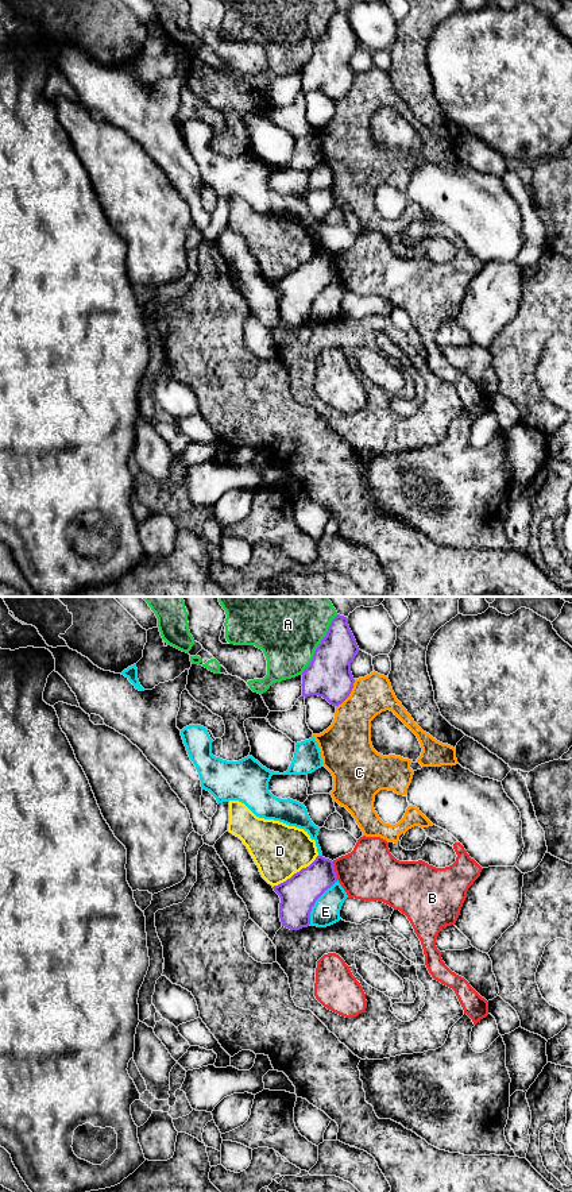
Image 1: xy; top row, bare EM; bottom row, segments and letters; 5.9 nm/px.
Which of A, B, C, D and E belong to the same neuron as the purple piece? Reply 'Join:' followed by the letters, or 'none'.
Join: none

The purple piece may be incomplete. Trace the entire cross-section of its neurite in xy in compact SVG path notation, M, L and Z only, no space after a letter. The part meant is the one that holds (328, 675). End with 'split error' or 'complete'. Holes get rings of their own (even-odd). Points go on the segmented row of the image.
M337 614L302 672L302 697L318 695L341 705L353 688L351 663L359 651L348 618Z; complete

